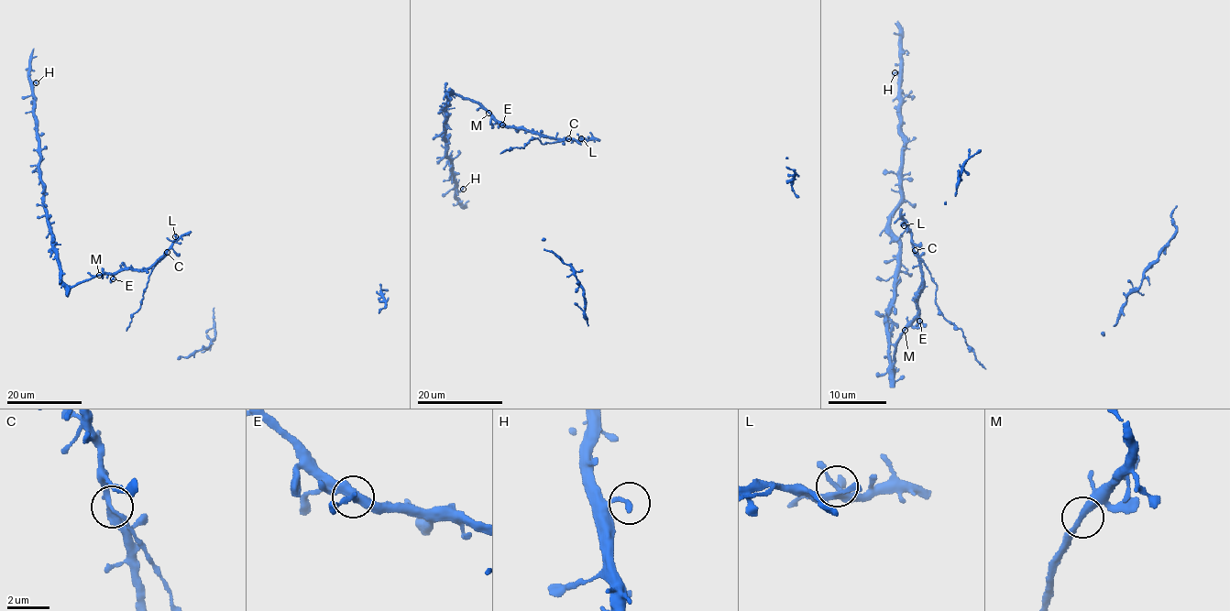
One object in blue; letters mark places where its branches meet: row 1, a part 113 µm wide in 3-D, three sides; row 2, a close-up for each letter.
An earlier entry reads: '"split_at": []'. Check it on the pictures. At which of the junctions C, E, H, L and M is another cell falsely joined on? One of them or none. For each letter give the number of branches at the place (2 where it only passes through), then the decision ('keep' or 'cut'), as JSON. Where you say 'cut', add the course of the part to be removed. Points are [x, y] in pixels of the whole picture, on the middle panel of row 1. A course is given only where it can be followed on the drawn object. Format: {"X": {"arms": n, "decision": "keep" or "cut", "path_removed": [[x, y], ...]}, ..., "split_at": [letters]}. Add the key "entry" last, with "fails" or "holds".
{"C": {"arms": 2, "decision": "cut", "path_removed": [[568, 139], [544, 144], [534, 137], [522, 147], [515, 147], [500, 153]]}, "E": {"arms": 2, "decision": "keep"}, "H": {"arms": 1, "decision": "keep"}, "L": {"arms": 2, "decision": "keep"}, "M": {"arms": 2, "decision": "keep"}, "split_at": ["C"], "entry": "fails"}

